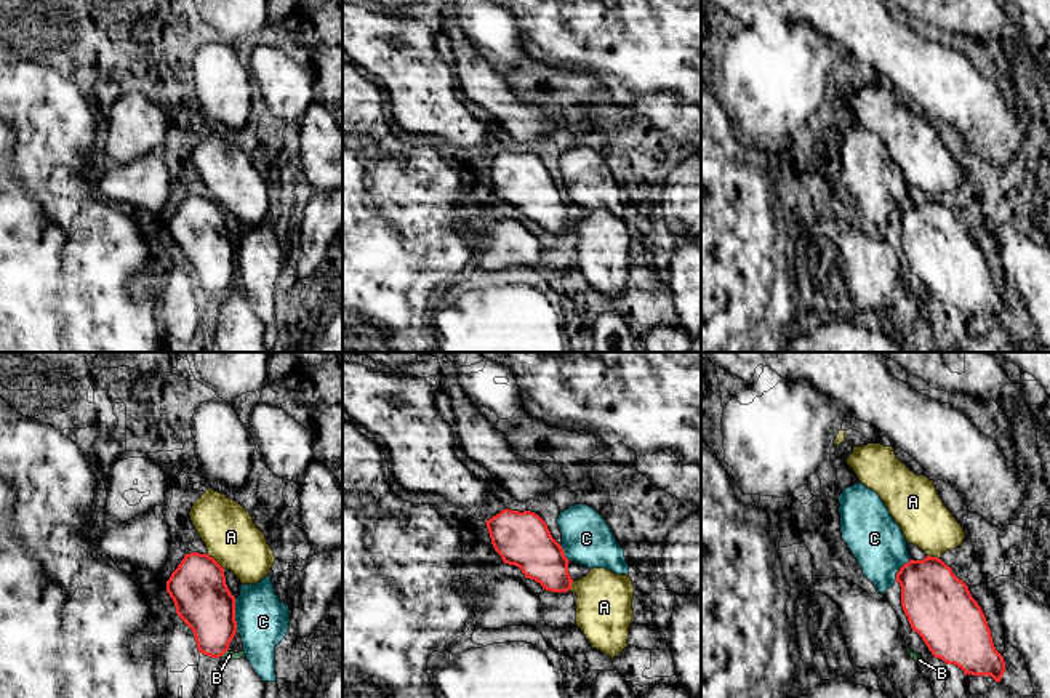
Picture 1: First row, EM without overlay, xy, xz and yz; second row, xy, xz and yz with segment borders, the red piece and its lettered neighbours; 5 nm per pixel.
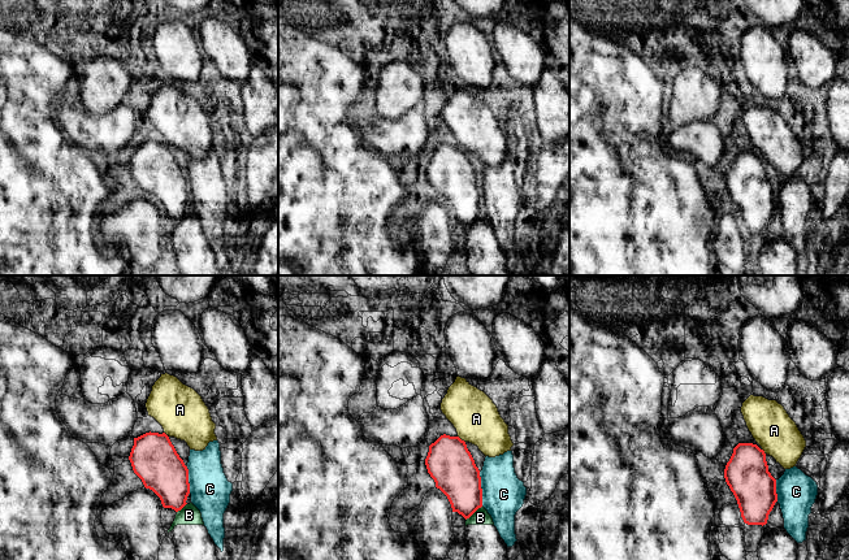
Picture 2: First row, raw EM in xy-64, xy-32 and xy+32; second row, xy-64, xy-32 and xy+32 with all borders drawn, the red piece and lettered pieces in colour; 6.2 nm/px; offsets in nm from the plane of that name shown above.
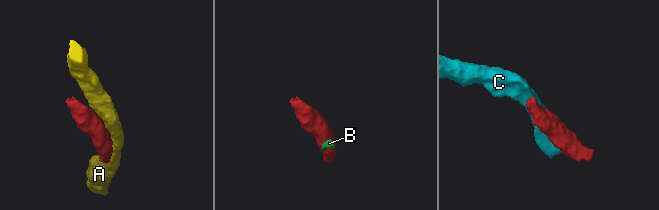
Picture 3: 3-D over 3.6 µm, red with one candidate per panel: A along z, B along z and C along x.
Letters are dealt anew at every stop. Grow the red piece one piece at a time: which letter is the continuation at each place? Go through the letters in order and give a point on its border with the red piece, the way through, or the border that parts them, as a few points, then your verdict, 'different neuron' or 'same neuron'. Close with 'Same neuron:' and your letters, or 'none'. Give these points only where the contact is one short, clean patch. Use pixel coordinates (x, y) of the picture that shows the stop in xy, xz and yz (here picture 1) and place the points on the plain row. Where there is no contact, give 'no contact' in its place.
A: contact xy (215, 202); different neuron
B: contact xy (223, 295); border xy (228, 290), (218, 298); different neuron
C: contact xy (234, 256); different neuron
Same neuron: none

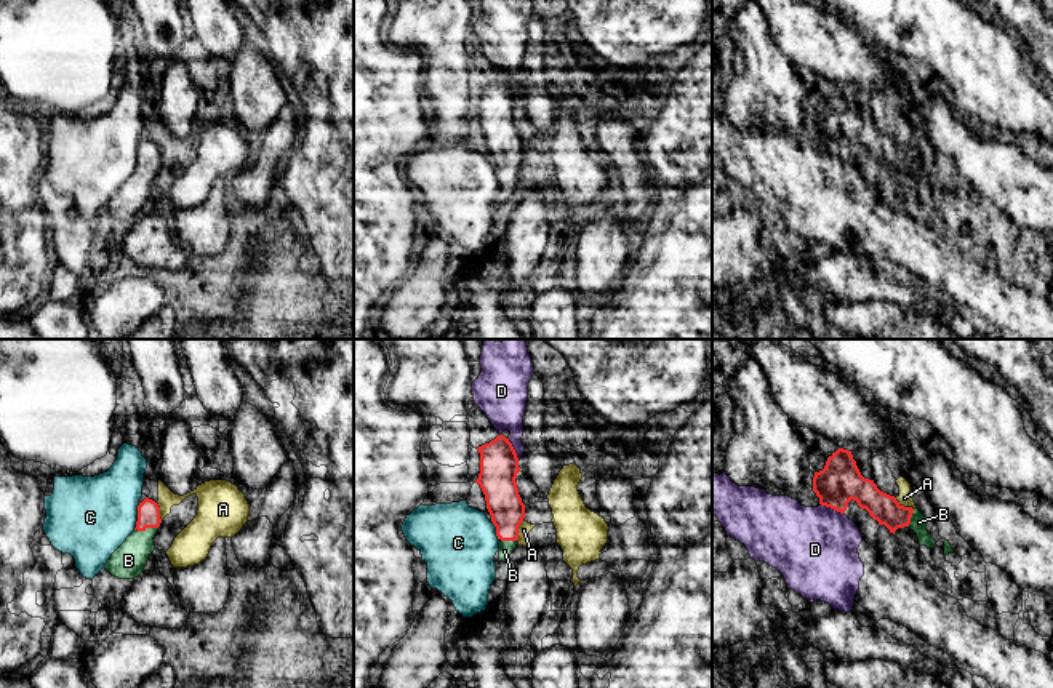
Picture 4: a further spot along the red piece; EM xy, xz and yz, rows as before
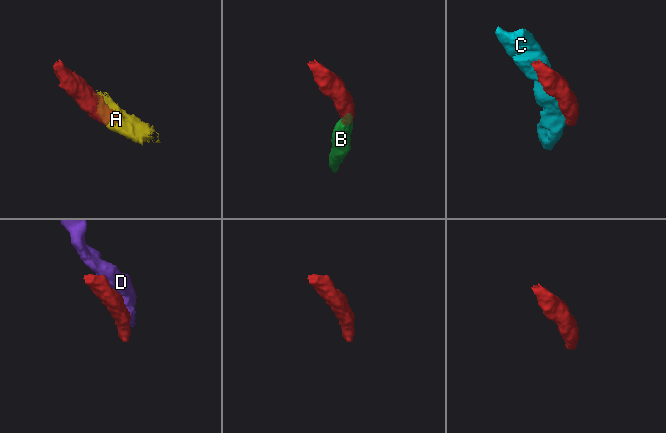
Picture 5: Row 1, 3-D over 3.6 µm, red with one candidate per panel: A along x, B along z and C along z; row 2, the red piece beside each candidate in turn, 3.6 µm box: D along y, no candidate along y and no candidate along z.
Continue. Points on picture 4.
A: contact yz (903, 148); border yz (895, 140), (912, 151); different neuron
B: contact xy (146, 168); way xy (148, 152), (146, 168), (138, 189), (128, 202); same neuron
C: contact xy (138, 157); border xy (140, 144), (133, 170); different neuron
D: contact yz (832, 149); border yz (821, 146), (844, 156); different neuron
Same neuron: B

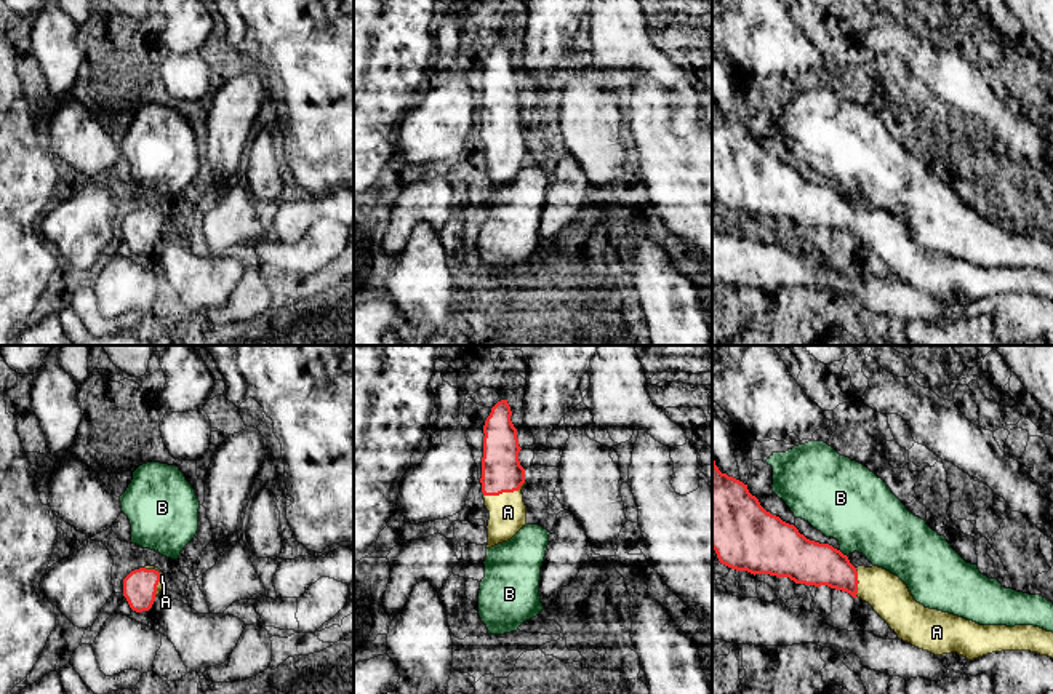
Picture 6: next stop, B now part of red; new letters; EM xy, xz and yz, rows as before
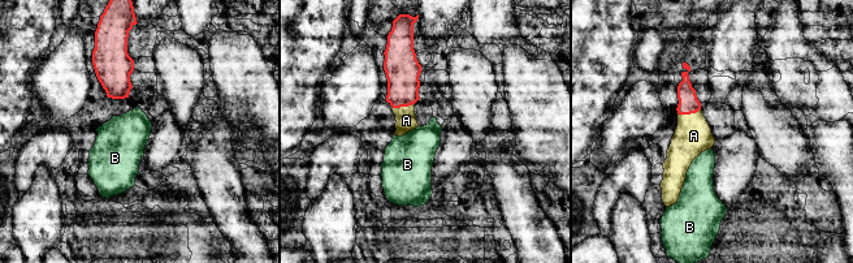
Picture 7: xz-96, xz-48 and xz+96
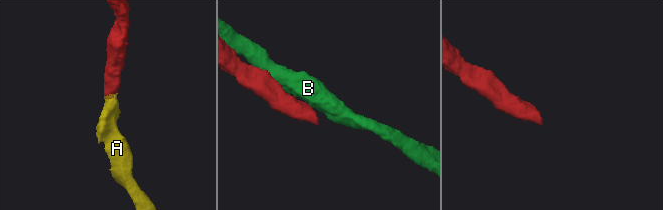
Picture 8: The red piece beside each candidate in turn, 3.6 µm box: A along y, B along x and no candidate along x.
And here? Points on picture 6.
A: contact xz (504, 133); way xz (501, 114), (504, 133), (508, 154); same neuron
B: contact yz (842, 195); different neuron
Same neuron: A

